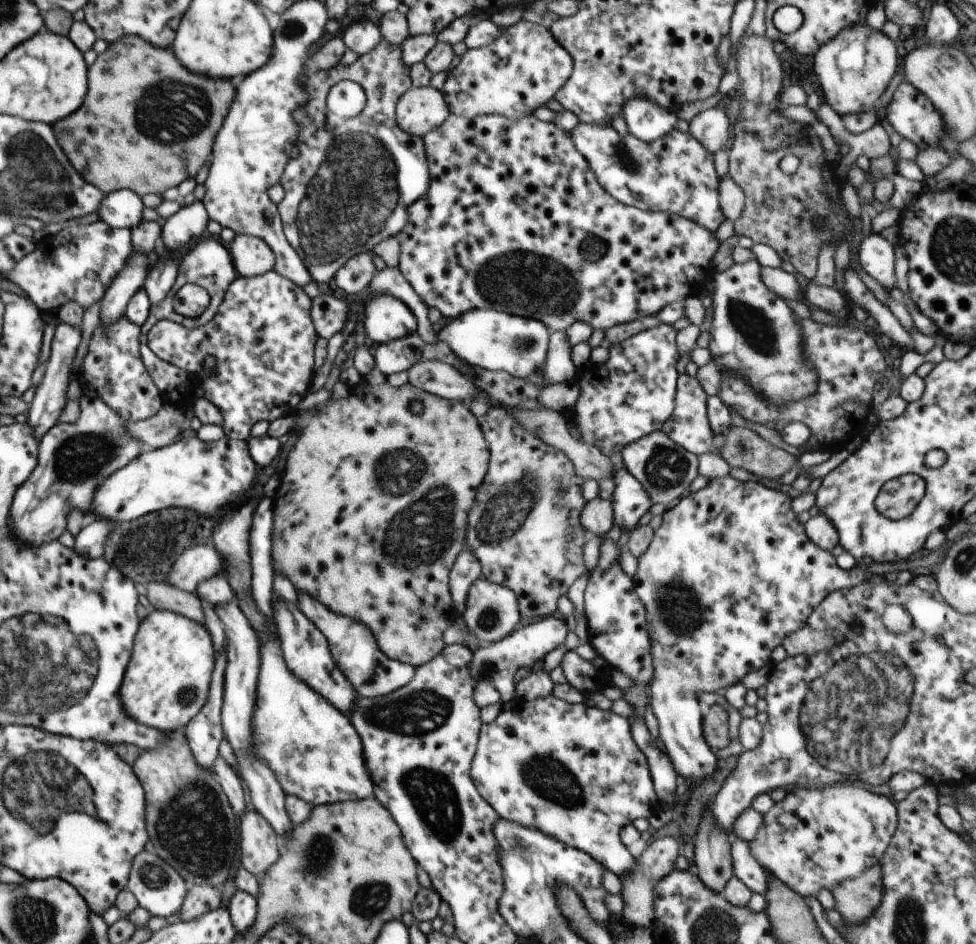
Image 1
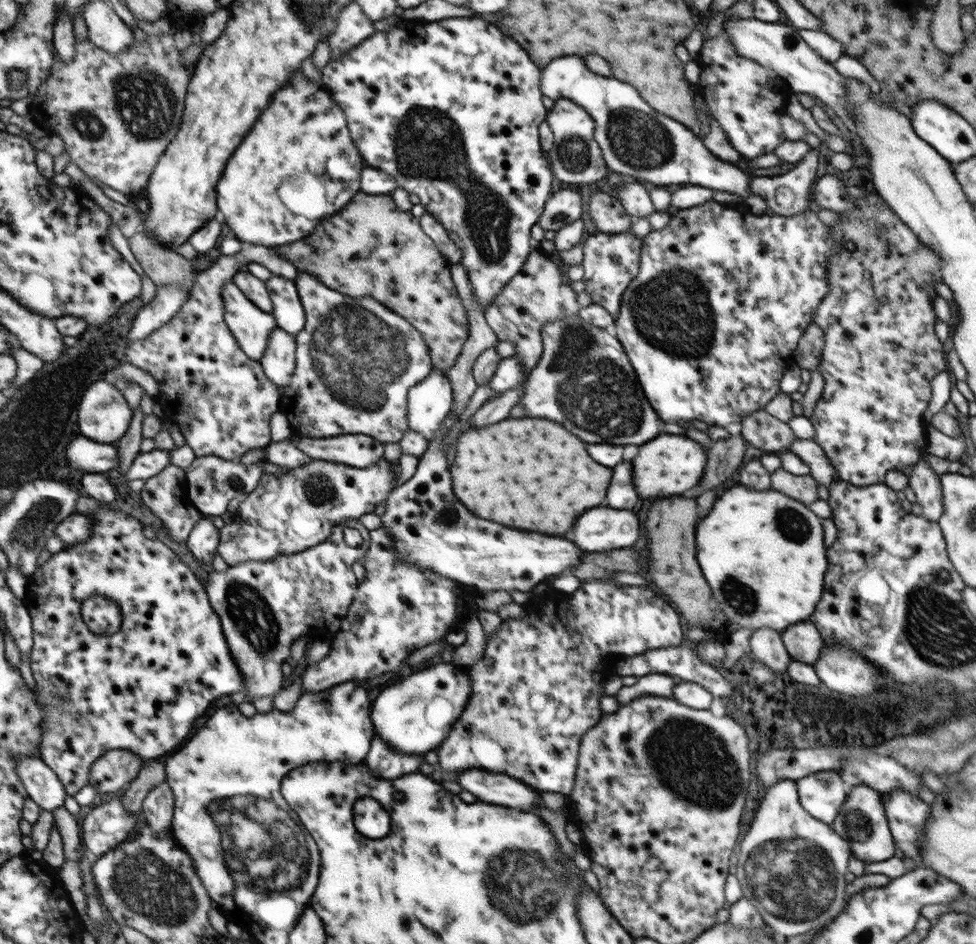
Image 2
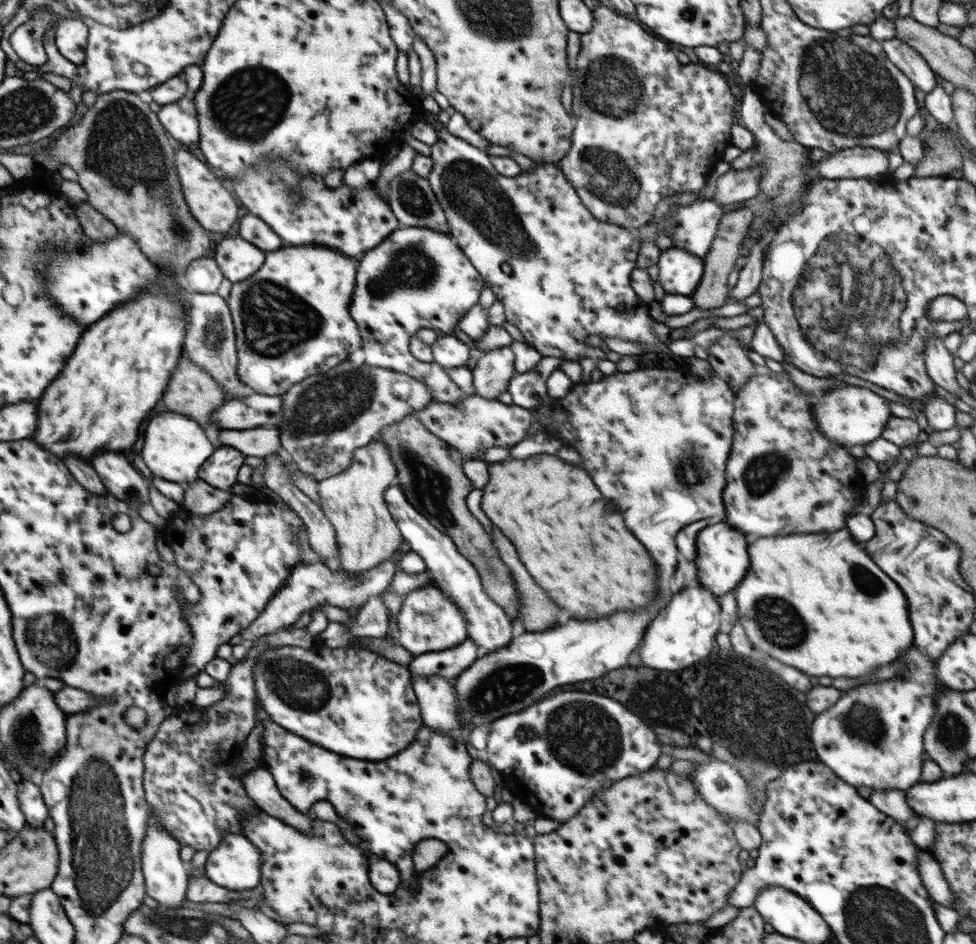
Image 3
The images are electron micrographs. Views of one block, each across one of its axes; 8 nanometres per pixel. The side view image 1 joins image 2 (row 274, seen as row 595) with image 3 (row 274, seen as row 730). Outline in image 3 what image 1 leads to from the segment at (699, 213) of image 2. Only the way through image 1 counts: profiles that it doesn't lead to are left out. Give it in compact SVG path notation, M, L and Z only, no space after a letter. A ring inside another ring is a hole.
M670 247L661 251L657 265L659 281L666 293L693 297L704 274L702 257L683 248Z

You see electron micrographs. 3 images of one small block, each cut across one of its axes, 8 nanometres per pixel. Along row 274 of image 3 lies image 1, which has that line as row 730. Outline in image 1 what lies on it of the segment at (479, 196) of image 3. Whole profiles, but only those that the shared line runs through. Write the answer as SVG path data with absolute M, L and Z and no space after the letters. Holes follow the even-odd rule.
M550 695L549 697L527 701L526 699L516 696L506 703L502 703L502 711L499 716L491 723L484 723L481 727L477 749L471 762L471 777L474 786L478 792L488 801L488 804L499 814L500 818L518 823L526 828L536 829L551 836L574 849L581 850L591 856L596 862L603 867L611 870L620 878L636 867L636 858L629 852L622 839L620 831L636 818L650 818L654 813L659 812L659 798L657 797L649 764L646 755L638 748L638 745L632 738L631 726L628 718L617 715L611 710L603 711L596 707L588 707L585 702L568 703L562 699Z

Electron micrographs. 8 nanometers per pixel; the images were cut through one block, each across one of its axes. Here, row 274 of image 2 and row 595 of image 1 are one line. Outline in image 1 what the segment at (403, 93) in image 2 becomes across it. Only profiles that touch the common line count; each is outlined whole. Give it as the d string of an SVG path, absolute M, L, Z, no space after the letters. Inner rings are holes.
M480 577L470 587L467 603L463 612L463 619L468 628L481 640L481 644L500 642L508 636L520 622L518 599L515 593L506 587L491 583L488 579Z

